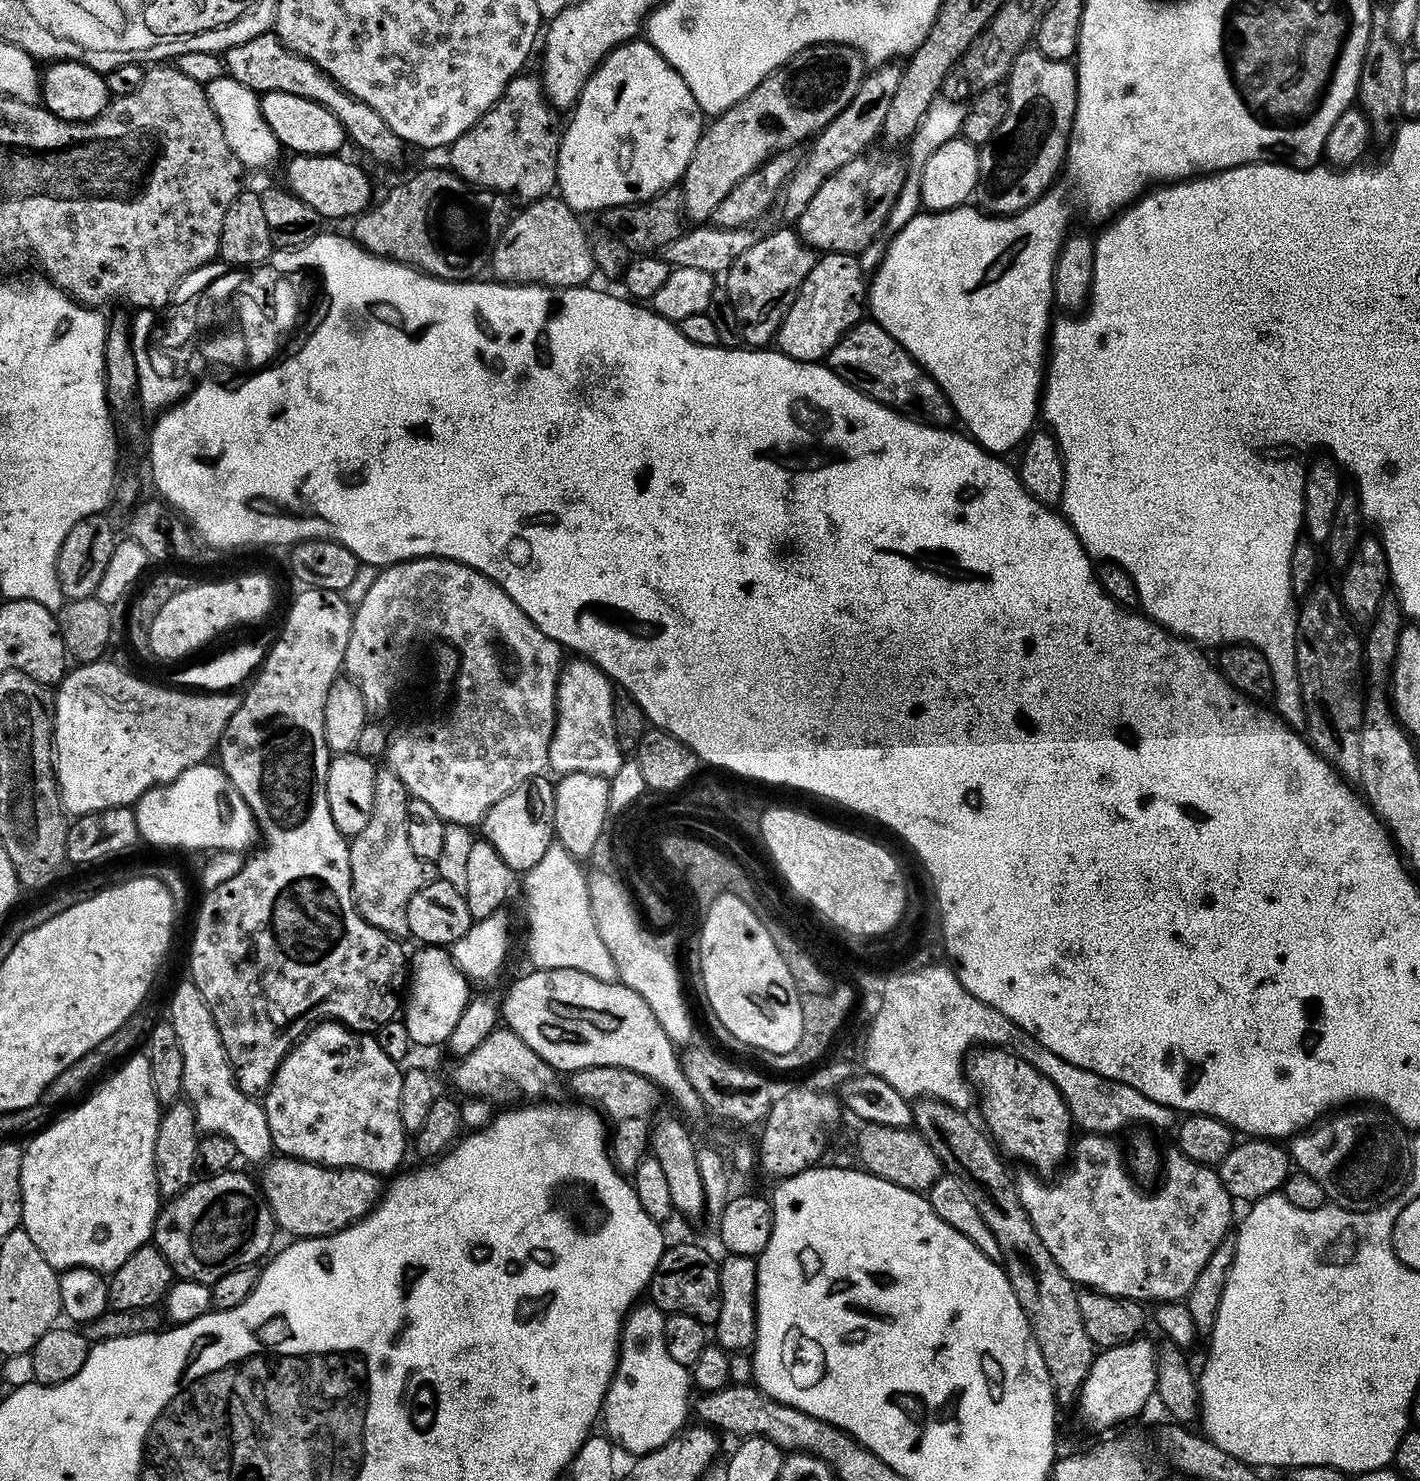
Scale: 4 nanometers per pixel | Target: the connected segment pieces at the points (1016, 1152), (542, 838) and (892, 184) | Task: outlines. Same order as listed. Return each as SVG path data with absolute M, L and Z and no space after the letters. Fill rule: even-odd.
M988 1046L971 1057L966 1075L978 1097L978 1108L980 1104L980 1112L984 1115L983 1127L1009 1157L1025 1160L1029 1169L1040 1174L1054 1171L1060 1160L1069 1159L1074 1144L1071 1111L1062 1093L1035 1066L1015 1051Z
M547 775L532 776L521 787L515 788L510 794L498 798L494 806L485 814L482 821L483 839L498 850L502 856L502 862L510 866L517 874L529 872L534 866L538 866L538 861L542 859L542 854L550 850L556 835L554 826L554 794L556 789L553 781L547 780Z
M880 152L877 156L865 154L846 162L842 170L834 170L822 186L818 186L818 191L814 193L814 198L810 198L810 203L806 210L794 221L794 230L803 238L811 248L816 249L817 253L826 252L845 252L851 256L856 256L864 252L876 240L876 235L885 231L888 215L893 206L896 205L896 199L900 196L900 191L906 179L904 173L904 164L896 156L887 156Z

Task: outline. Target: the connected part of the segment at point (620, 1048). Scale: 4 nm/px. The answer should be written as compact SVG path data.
M569 968L528 970L509 986L498 1007L506 1027L557 1073L598 1066L625 1068L642 1074L661 1093L669 1092L682 1111L701 1107L699 1094L680 1068L677 1045L646 1006L646 998L616 980L599 980Z

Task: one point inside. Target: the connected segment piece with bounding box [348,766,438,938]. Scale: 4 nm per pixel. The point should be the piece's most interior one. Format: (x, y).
(386, 873)

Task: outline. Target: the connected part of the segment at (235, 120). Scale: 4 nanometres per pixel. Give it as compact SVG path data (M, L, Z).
M227 74L208 83L206 91L214 114L218 114L218 122L222 122L226 142L230 150L234 150L241 165L245 169L270 167L282 155L282 149L278 138L274 136L274 130L270 130L270 126L266 126L266 118L262 118L258 93L242 86L242 82Z

